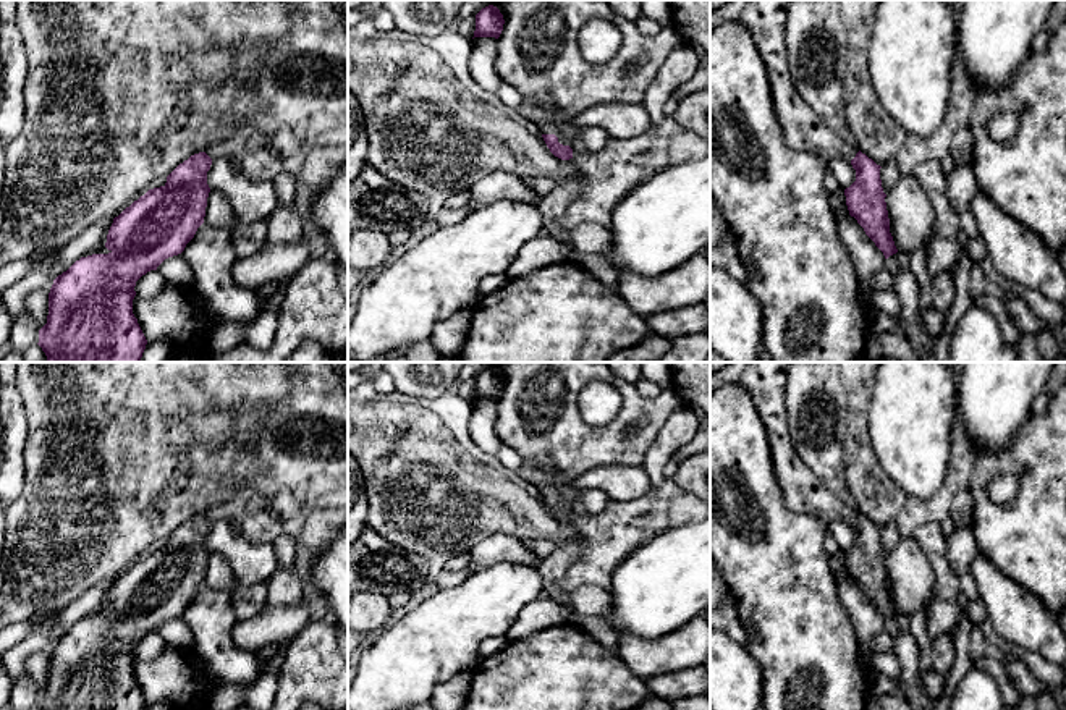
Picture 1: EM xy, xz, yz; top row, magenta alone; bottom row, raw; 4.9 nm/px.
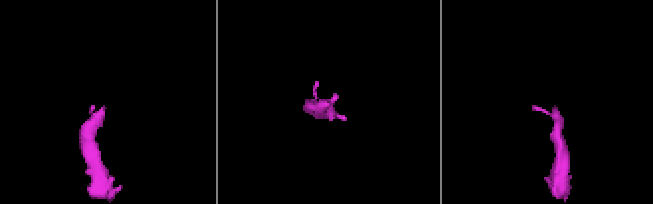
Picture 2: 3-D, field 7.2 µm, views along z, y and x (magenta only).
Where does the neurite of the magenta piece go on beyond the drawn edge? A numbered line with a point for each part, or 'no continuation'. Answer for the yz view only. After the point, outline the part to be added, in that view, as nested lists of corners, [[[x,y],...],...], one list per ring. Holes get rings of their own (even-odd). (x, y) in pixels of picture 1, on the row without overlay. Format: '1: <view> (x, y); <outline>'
1: yz (803, 492); [[[749,362],[739,383],[751,393],[768,432],[775,475],[789,509],[830,522],[852,522],[859,511],[835,497],[802,463],[789,437],[786,375],[789,362]]]

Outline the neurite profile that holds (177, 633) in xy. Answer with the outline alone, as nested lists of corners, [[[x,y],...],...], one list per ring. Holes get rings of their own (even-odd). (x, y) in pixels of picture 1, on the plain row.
[[[181,616],[165,621],[157,632],[167,645],[194,649],[194,634]]]

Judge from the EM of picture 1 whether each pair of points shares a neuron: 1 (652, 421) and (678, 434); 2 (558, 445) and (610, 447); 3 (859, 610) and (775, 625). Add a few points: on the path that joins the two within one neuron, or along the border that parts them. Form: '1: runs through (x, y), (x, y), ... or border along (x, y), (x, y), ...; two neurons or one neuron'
1: border along (685, 406), (670, 416), (644, 460); two neurons
2: runs through (571, 445), (597, 447); one neuron
3: border along (833, 576), (838, 599), (859, 647); two neurons

